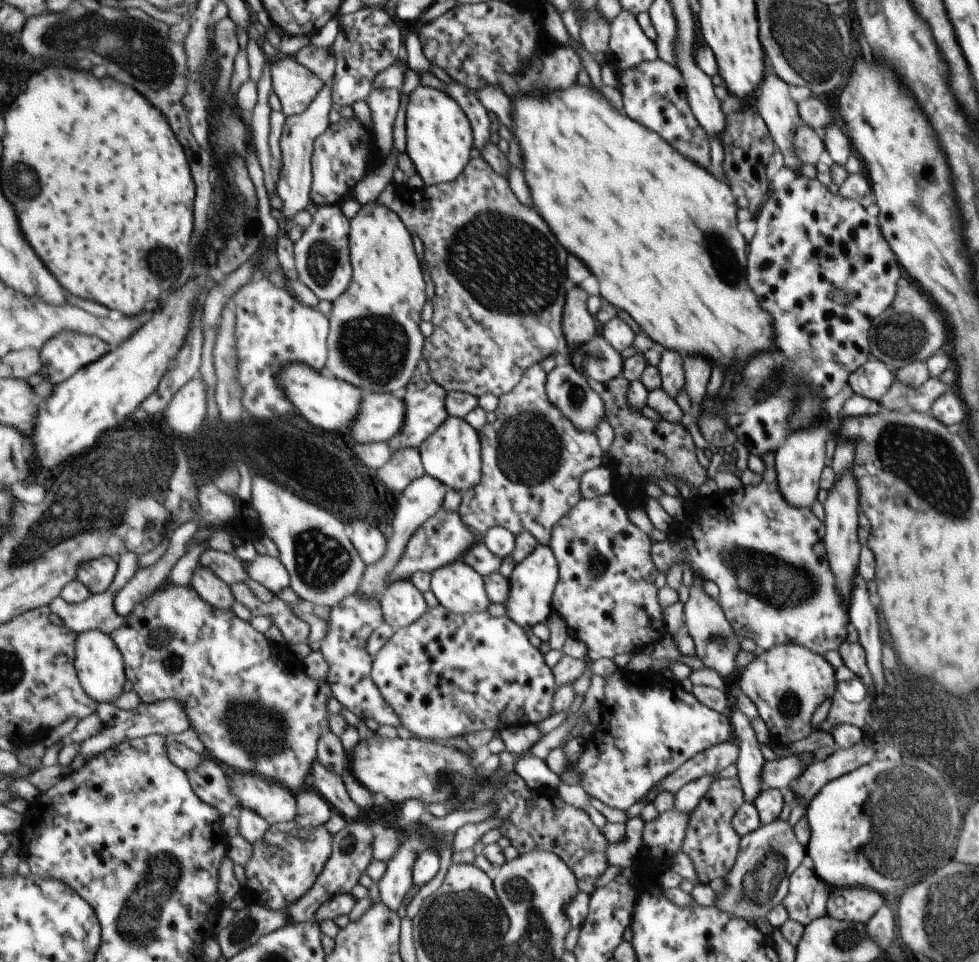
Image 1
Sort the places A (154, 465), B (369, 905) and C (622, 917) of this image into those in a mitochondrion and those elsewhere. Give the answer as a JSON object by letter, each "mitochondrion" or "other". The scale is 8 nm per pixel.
{"A":"mitochondrion","B":"other","C":"other"}

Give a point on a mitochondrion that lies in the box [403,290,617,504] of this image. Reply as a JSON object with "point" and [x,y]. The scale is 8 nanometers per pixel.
{"point":[528,450]}

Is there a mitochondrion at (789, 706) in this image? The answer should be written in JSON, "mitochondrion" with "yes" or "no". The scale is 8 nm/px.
{"mitochondrion":"yes"}

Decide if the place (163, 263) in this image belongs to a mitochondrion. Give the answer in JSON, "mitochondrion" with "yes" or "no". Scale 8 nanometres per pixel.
{"mitochondrion":"yes"}

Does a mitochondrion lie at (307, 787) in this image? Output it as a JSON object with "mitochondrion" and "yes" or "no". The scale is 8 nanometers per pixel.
{"mitochondrion":"no"}

